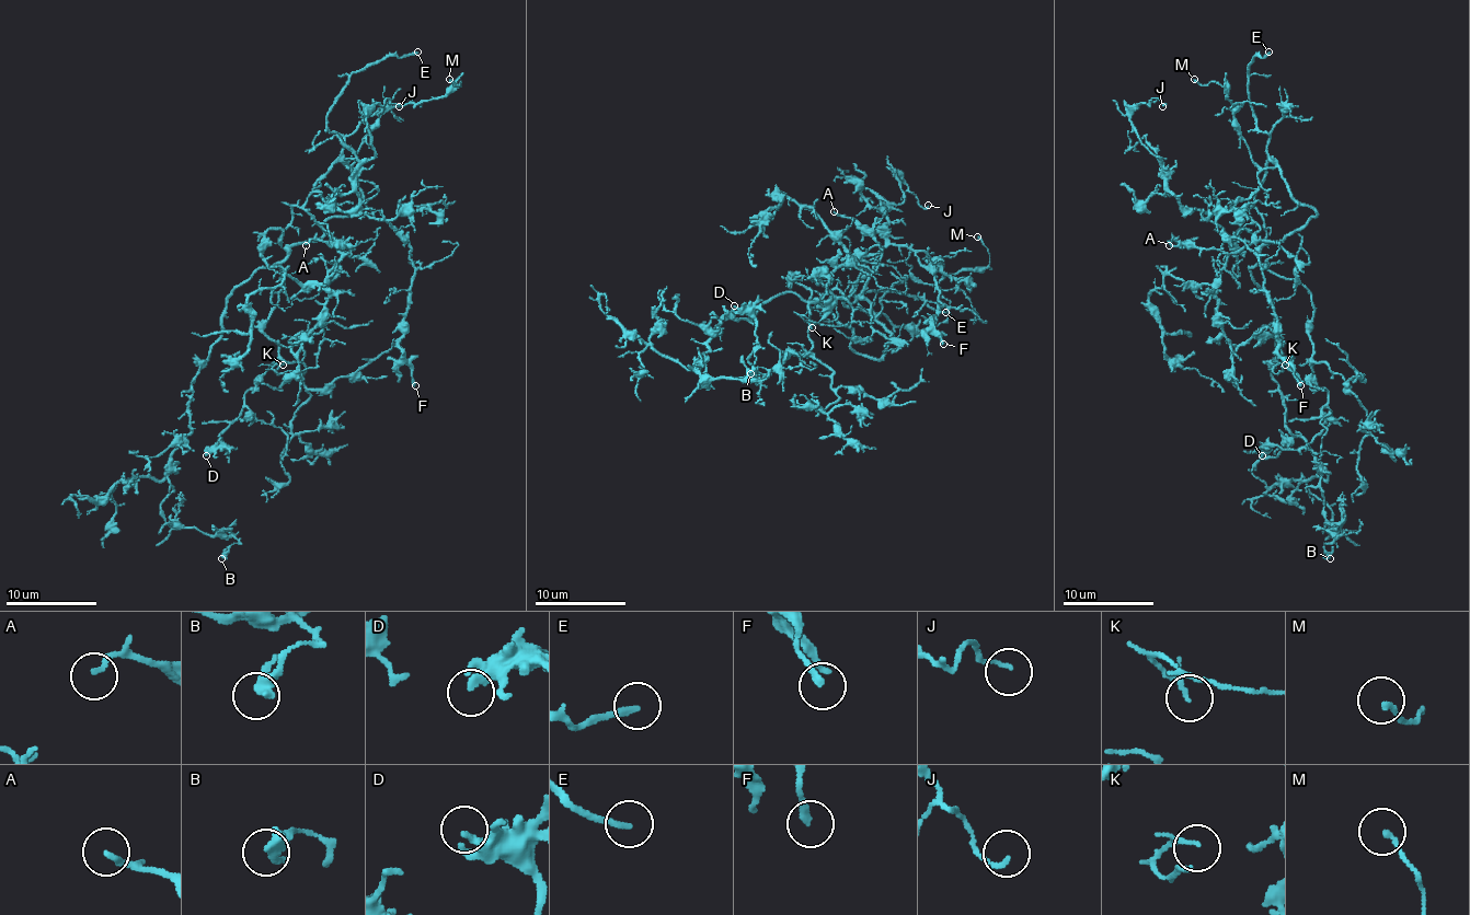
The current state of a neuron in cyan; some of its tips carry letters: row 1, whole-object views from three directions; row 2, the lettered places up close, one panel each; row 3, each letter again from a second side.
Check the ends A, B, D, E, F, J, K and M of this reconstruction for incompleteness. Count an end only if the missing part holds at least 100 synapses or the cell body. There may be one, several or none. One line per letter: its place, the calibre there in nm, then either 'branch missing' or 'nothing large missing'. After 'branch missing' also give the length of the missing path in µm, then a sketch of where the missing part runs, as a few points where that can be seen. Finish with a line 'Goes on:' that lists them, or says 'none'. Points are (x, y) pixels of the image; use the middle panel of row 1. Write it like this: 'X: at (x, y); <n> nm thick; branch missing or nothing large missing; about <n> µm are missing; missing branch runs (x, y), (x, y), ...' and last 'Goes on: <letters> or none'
A: at (834, 211); 180 nm thick; nothing large missing
B: at (750, 373); 320 nm thick; nothing large missing
D: at (734, 305); 260 nm thick; nothing large missing
E: at (945, 312); 190 nm thick; branch missing; about 60 µm are missing
F: at (943, 344); 220 nm thick; nothing large missing
J: at (928, 205); 120 nm thick; nothing large missing
K: at (812, 327); 100 nm thick; nothing large missing
M: at (977, 236); 130 nm thick; nothing large missing
Goes on: E

